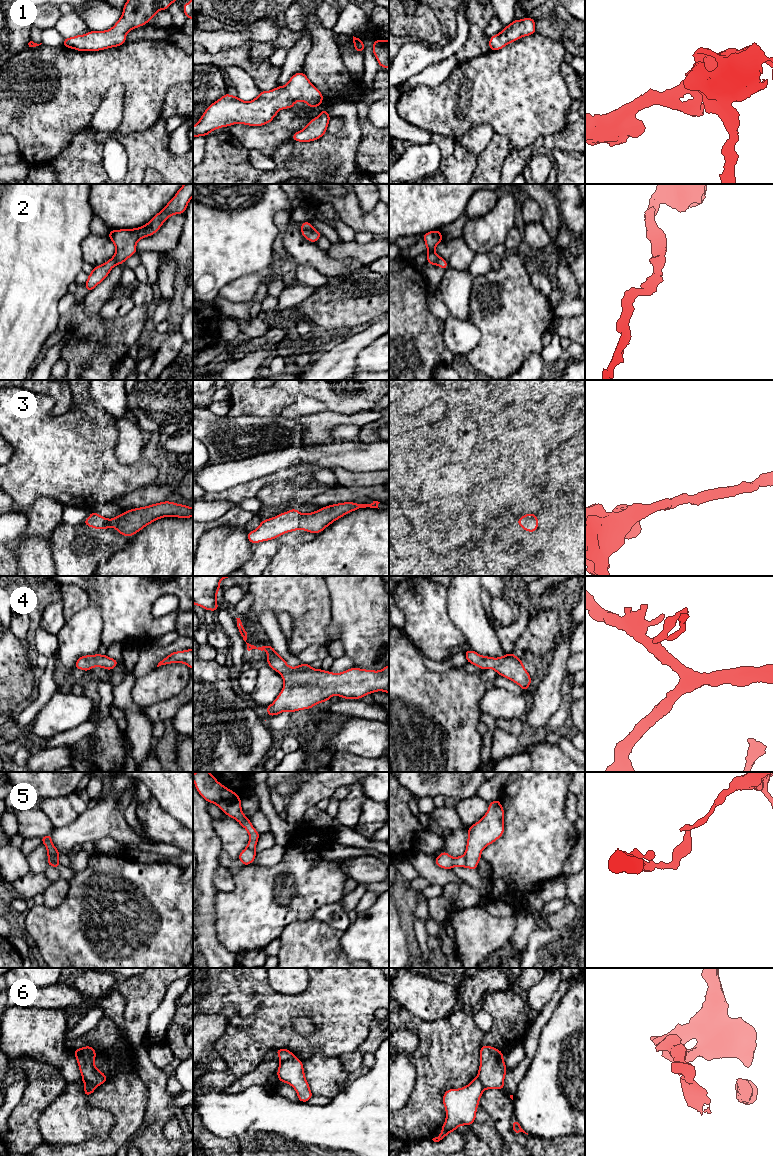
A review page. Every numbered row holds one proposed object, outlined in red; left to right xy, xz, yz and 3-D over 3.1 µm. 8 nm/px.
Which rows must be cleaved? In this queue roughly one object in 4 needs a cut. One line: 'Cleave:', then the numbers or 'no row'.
Cleave: 5, 6

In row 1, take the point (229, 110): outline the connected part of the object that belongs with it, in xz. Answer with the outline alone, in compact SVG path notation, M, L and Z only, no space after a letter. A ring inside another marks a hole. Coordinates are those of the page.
M303 72L294 74L285 86L261 93L252 101L243 101L226 93L209 105L199 122L193 126L193 138L233 124L262 126L270 123L278 111L294 108L295 102L307 102L309 108L320 106L323 94Z

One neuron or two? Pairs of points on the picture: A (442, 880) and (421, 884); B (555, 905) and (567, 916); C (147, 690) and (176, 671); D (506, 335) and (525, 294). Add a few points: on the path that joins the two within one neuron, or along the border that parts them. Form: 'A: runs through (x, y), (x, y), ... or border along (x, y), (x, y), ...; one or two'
A: border along (419, 875), (424, 877), (430, 884); two
B: border along (564, 904), (548, 916); two
C: runs through (154, 687), (169, 678); one
D: runs through (511, 325), (512, 307), (515, 304); one

